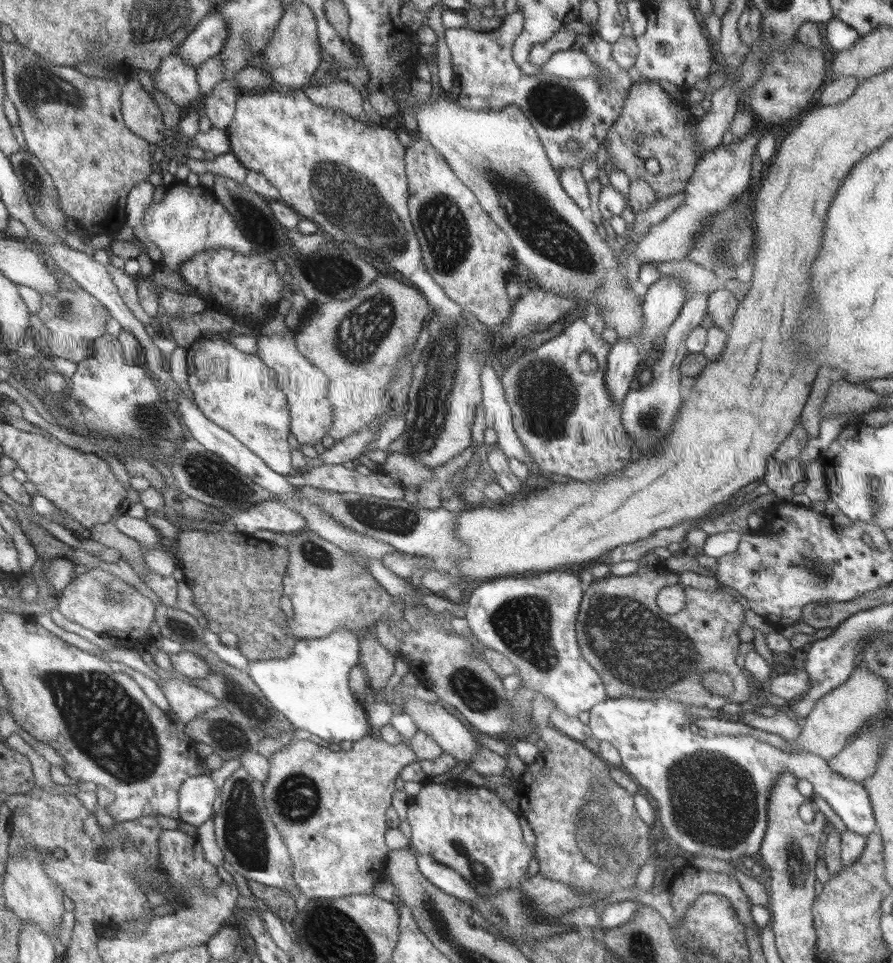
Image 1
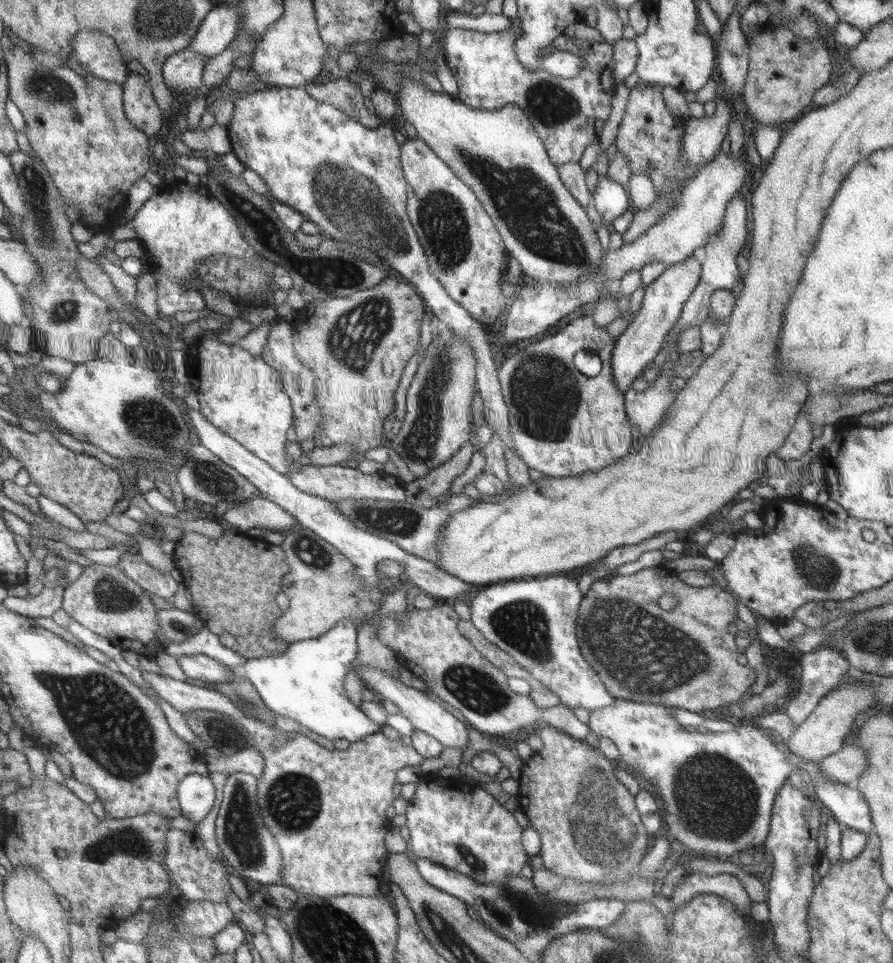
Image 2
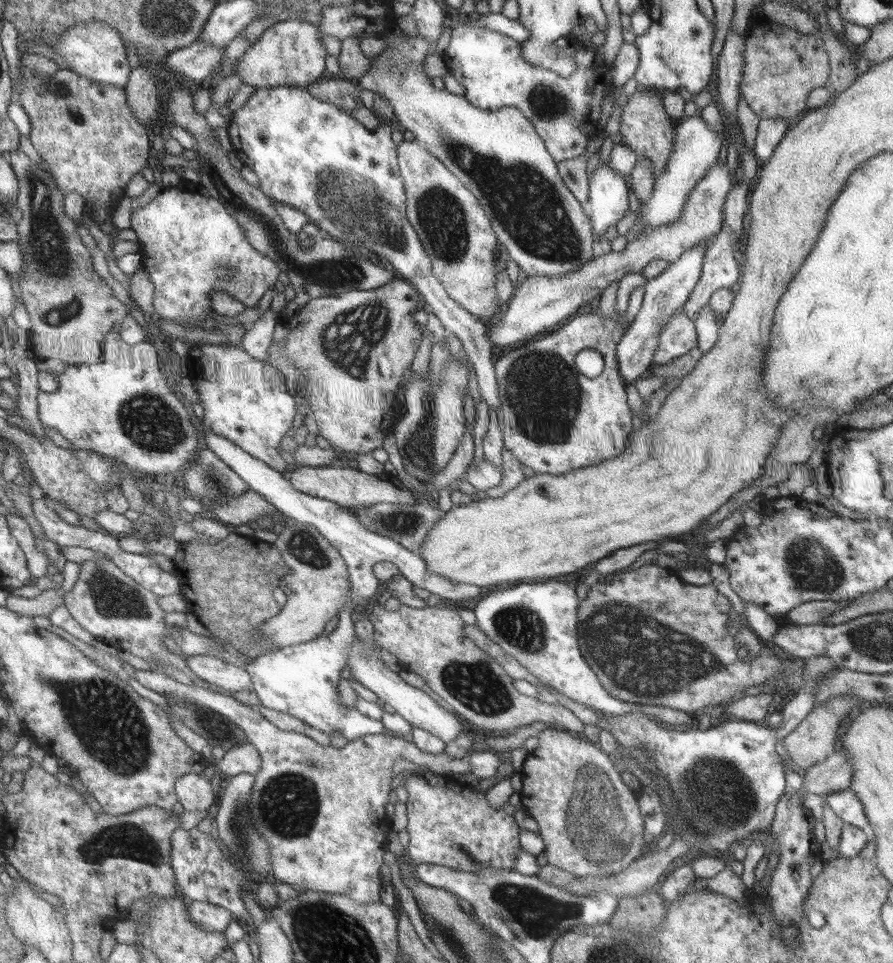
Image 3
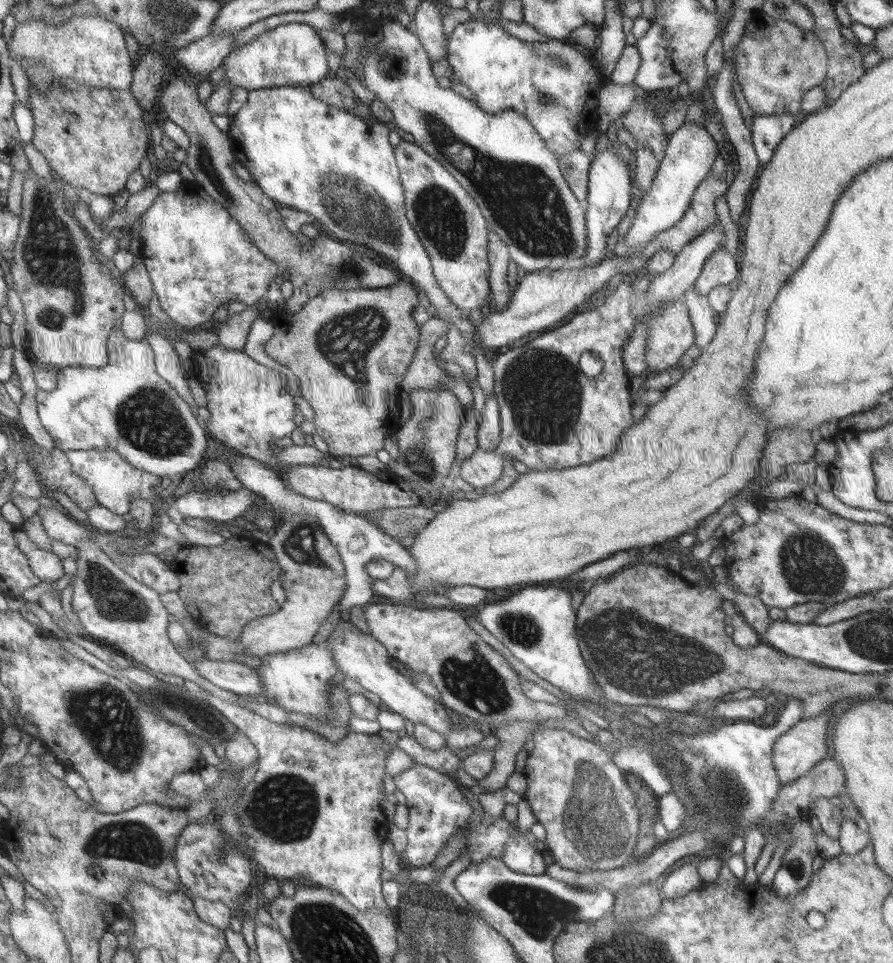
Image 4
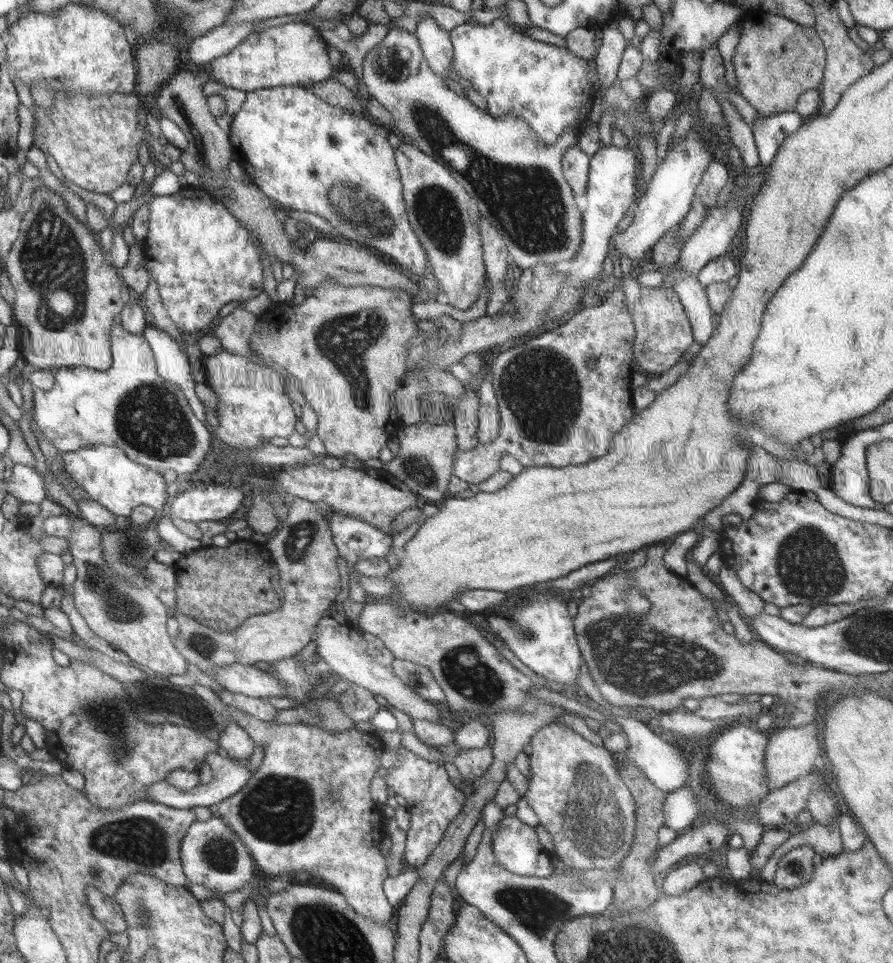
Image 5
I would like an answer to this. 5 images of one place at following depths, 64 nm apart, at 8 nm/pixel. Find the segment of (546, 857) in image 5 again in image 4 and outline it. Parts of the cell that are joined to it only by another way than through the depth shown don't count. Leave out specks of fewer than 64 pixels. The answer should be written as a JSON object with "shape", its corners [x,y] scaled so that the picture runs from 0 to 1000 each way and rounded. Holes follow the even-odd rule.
{"shape":[[[582,864],[577,866],[567,877],[560,888],[560,892],[567,900],[579,908],[611,909],[611,896],[605,884],[592,876],[591,870],[585,869]]]}

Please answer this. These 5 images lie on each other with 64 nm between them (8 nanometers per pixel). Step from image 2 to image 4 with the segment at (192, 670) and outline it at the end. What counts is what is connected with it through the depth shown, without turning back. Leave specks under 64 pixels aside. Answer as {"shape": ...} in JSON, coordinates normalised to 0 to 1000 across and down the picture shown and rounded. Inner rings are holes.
{"shape":[[[224,684],[217,686],[219,696],[231,706],[264,722],[295,720],[295,708],[288,696],[262,685]]]}

